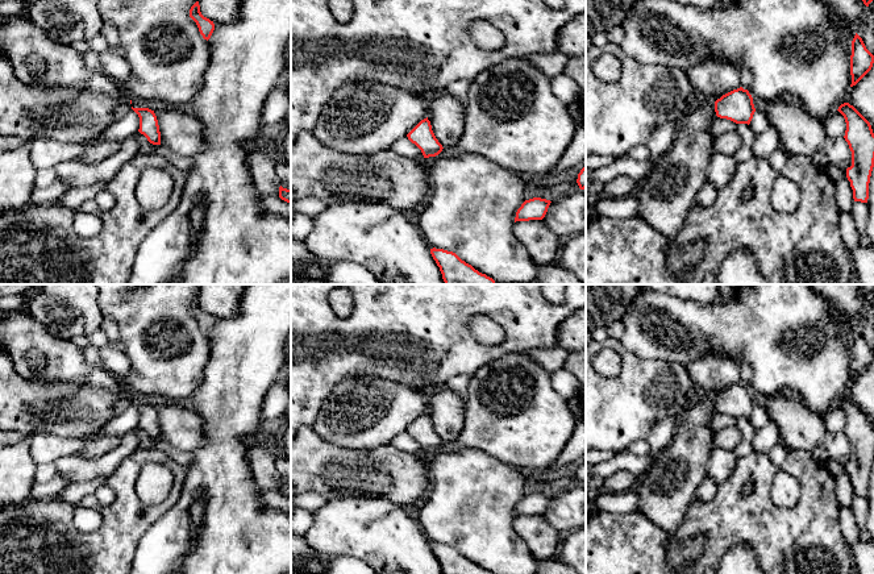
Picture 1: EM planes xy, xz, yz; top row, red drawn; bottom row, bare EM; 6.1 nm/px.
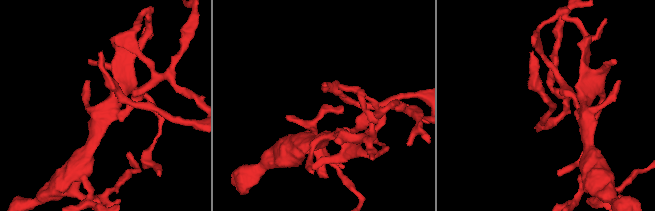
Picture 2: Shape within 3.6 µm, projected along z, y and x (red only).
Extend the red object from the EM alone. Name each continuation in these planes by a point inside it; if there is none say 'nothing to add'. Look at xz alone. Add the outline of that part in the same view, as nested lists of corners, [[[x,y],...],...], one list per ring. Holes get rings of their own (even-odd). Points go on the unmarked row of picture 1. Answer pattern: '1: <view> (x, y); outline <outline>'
nothing to add

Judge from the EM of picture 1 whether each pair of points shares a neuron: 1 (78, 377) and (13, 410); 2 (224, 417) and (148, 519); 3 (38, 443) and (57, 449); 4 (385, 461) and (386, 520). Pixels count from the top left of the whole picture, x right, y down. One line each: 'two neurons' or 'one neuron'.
1: two neurons
2: two neurons
3: one neuron
4: two neurons

